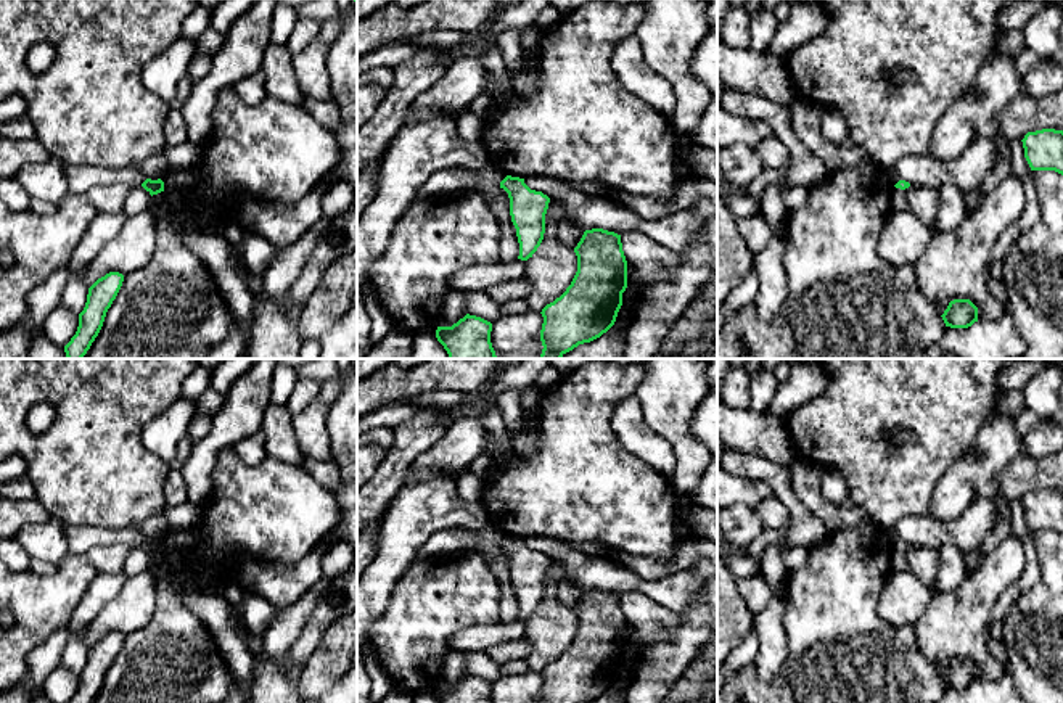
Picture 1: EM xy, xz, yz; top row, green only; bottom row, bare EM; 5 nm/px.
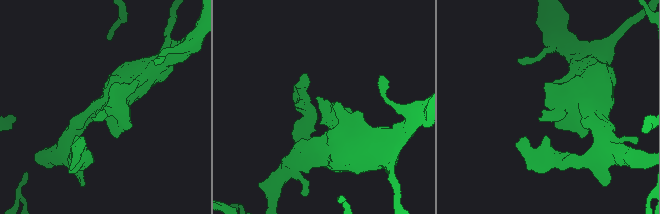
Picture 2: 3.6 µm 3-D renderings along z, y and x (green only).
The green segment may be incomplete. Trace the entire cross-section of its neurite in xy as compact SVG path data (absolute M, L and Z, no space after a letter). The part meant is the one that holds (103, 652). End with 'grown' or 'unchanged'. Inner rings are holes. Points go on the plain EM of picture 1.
M109 632L98 639L87 655L84 671L79 674L79 687L69 703L93 703L98 697L106 672L116 660L124 642L124 635L119 632Z | unchanged

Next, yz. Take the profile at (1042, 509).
M1063 491L1028 492L1021 502L1031 531L1055 531L1063 536Z | unchanged

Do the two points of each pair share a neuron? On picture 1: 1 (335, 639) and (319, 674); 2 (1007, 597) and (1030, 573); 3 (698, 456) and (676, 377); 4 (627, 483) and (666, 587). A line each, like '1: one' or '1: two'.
1: one
2: one
3: one
4: two

